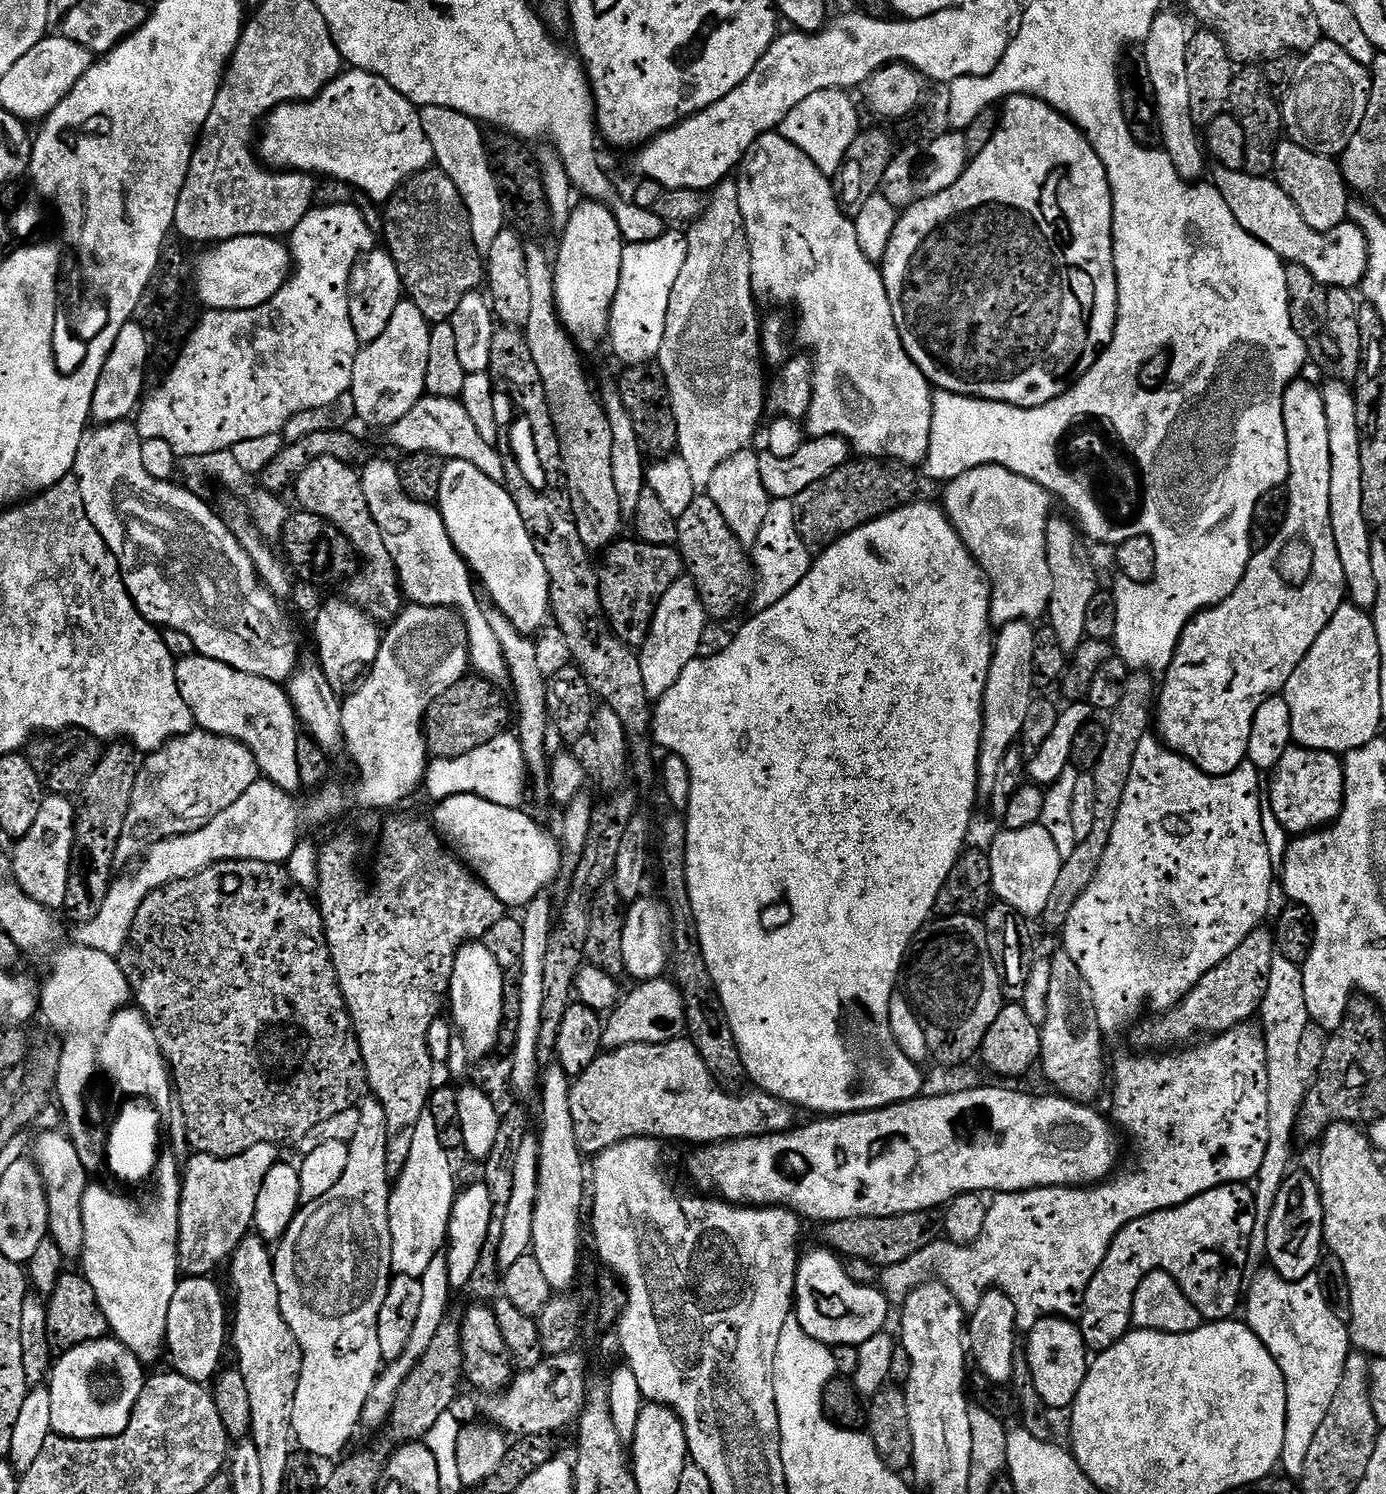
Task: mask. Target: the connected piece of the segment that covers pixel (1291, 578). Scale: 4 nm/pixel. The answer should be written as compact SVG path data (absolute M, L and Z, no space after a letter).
M1297 378L1288 385L1282 402L1282 418L1286 422L1286 446L1288 447L1288 482L1284 522L1267 544L1259 550L1253 551L1252 561L1244 571L1242 582L1238 582L1238 590L1234 590L1234 594L1230 594L1230 598L1226 598L1221 604L1216 604L1213 608L1205 608L1182 630L1172 664L1168 667L1167 672L1163 673L1164 685L1162 683L1159 685L1158 699L1154 704L1154 728L1159 739L1171 752L1185 756L1195 768L1200 768L1208 776L1228 776L1239 764L1247 761L1250 726L1254 722L1254 714L1258 714L1258 706L1262 706L1262 702L1266 702L1266 698L1283 693L1290 674L1294 674L1294 670L1300 665L1302 658L1306 658L1310 646L1314 646L1318 634L1322 634L1322 630L1326 630L1330 618L1334 618L1334 614L1346 602L1342 558L1338 558L1338 546L1334 542L1334 530L1330 526L1330 430L1326 426L1324 393L1319 387L1315 388L1310 381L1304 379Z

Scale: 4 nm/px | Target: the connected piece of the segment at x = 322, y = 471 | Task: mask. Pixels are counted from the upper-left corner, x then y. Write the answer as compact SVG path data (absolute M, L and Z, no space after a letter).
M318 458L310 462L310 466L296 477L295 492L300 499L299 507L303 511L329 520L348 538L355 555L364 559L364 572L357 571L347 581L347 599L377 622L395 620L405 607L406 600L400 590L400 577L396 575L390 550L386 550L386 542L382 542L382 530L378 530L378 522L374 522L374 514L370 514L370 506L366 506L366 494L362 494L360 472L353 465L339 461L338 458Z

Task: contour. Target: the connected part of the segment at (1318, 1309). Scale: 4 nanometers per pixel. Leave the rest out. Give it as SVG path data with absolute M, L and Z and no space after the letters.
M1261 1270L1252 1282L1246 1287L1246 1308L1248 1304L1248 1317L1246 1323L1249 1330L1259 1338L1262 1346L1270 1350L1274 1362L1278 1362L1278 1370L1282 1370L1282 1378L1286 1382L1286 1438L1282 1442L1282 1454L1280 1455L1279 1467L1285 1468L1287 1475L1299 1478L1304 1474L1306 1466L1306 1454L1310 1454L1310 1445L1314 1442L1314 1434L1318 1434L1318 1426L1322 1426L1322 1418L1326 1418L1326 1410L1330 1410L1330 1402L1334 1402L1334 1394L1338 1394L1338 1385L1342 1383L1342 1374L1346 1370L1346 1358L1350 1354L1350 1328L1345 1321L1339 1320L1330 1310L1326 1298L1322 1294L1322 1286L1317 1276L1310 1275L1301 1280L1284 1280L1278 1273L1271 1270Z

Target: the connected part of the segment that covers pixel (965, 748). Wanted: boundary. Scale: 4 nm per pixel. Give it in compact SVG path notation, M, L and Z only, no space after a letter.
M913 502L903 504L886 516L866 522L841 540L835 540L829 548L823 549L813 559L812 567L798 586L791 590L786 598L764 612L757 612L736 632L736 637L721 652L713 654L709 660L697 658L682 670L682 678L666 690L659 700L655 701L650 727L650 736L657 745L665 744L667 751L673 756L681 756L686 762L690 774L690 798L686 809L688 833L686 834L686 878L690 890L690 906L694 910L694 922L698 926L698 938L702 946L702 954L706 958L706 966L710 970L710 978L714 978L714 986L718 990L718 998L722 998L722 1010L726 1010L726 1018L730 1022L730 1030L734 1030L734 1042L738 1042L738 1050L742 1054L742 1062L747 1079L753 1080L755 1087L761 1092L769 1092L774 1098L795 1106L805 1108L808 1112L816 1112L821 1117L849 1116L851 1112L872 1112L875 1108L889 1108L891 1104L901 1104L903 1100L915 1100L925 1091L924 1076L921 1065L914 1063L898 1046L894 1034L890 1030L890 998L897 991L896 979L902 976L902 969L908 955L912 939L919 934L921 928L933 919L936 912L936 899L942 890L942 882L954 870L954 862L958 862L961 852L965 851L964 839L972 828L972 807L980 796L978 782L978 750L980 735L984 721L984 695L986 694L986 678L990 674L992 646L994 643L994 625L990 616L992 590L984 579L984 571L976 564L976 559L968 552L944 514L943 507L932 504Z

